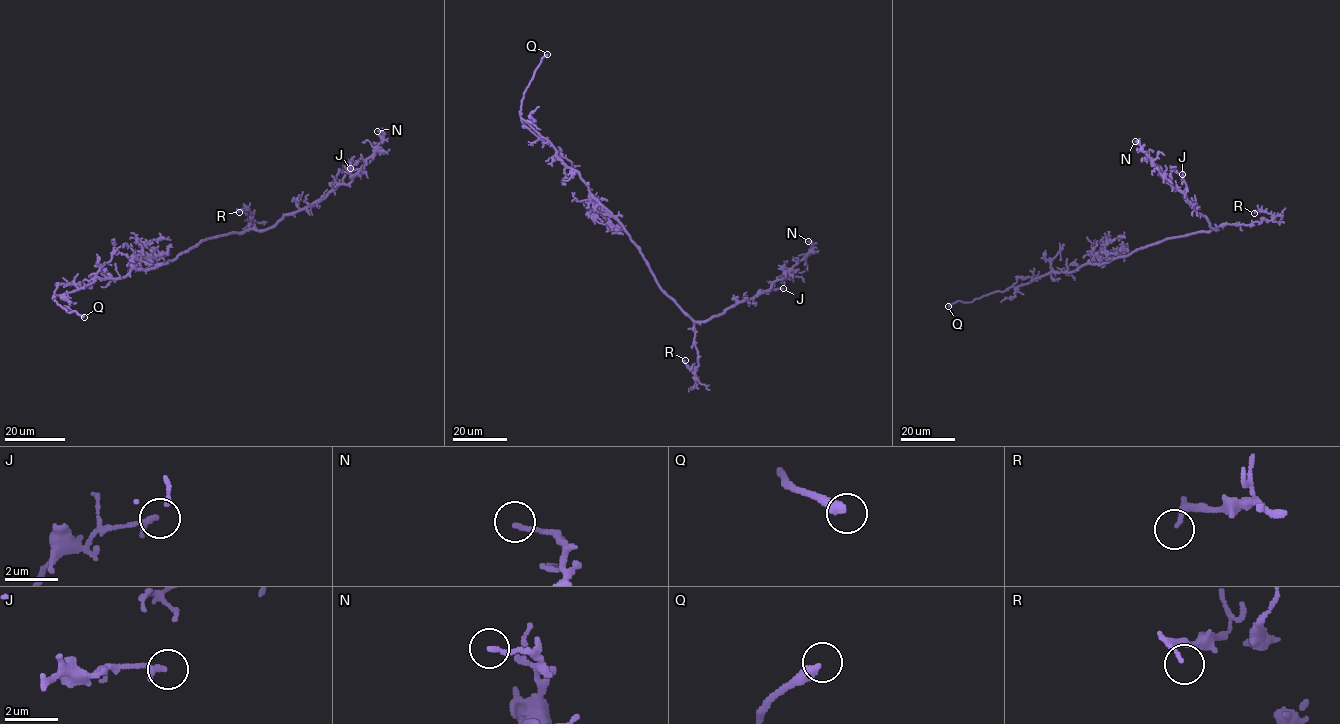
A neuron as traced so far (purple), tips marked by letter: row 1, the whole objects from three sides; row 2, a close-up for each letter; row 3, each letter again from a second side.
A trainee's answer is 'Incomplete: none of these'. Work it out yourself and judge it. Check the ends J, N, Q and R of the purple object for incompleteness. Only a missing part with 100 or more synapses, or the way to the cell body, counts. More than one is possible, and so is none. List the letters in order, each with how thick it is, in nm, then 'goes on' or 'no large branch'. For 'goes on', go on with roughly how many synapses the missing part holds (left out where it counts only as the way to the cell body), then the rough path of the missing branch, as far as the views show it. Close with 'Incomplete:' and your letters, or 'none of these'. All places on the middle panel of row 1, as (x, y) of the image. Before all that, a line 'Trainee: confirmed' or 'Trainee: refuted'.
Trainee: refuted
J: 200 nm | no large branch
N: 190 nm | no large branch
Q: 360 nm | goes on
R: 100 nm | no large branch
Incomplete: Q

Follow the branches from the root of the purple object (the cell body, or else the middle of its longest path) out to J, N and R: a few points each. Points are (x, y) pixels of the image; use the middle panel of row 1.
J: (643, 255), (658, 286), (698, 321), (708, 321), (761, 292), (783, 288)
N: (643, 255), (658, 286), (694, 320), (706, 321), (782, 279), (811, 249), (812, 243), (808, 241)
R: (643, 255), (658, 286), (694, 321), (699, 363), (695, 377), (685, 360)

